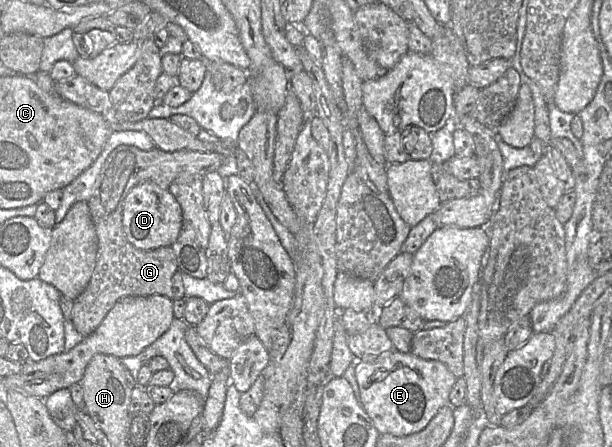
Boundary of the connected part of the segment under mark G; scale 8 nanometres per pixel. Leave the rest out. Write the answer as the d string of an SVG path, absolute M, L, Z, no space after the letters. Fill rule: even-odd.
M120 145L110 153L88 201L98 239L96 266L87 287L73 301L71 321L83 337L93 333L115 303L124 297L158 294L176 300L172 277L179 269L172 247L139 250L126 238L122 215L124 201L130 190L143 182L153 182L162 189L168 189L179 176L203 177L209 172L217 171L225 159L226 156L219 153L188 150L165 152L158 147L143 151L129 145Z

